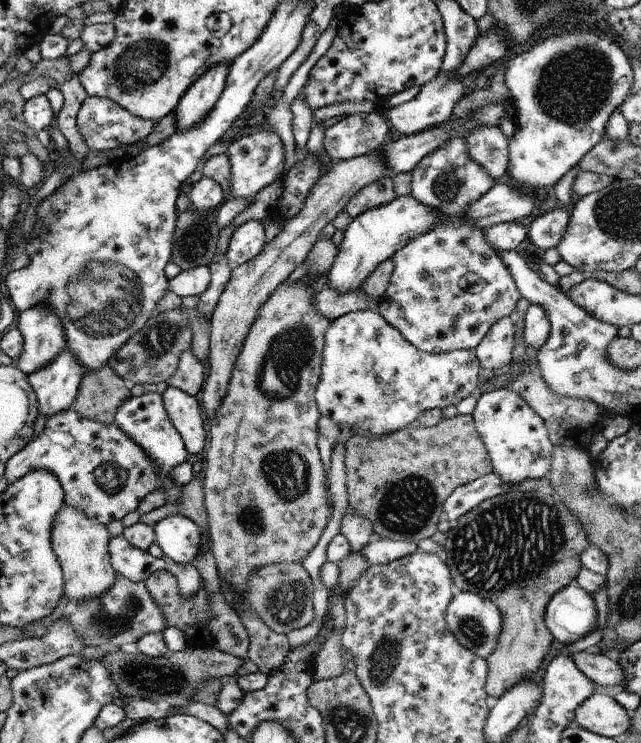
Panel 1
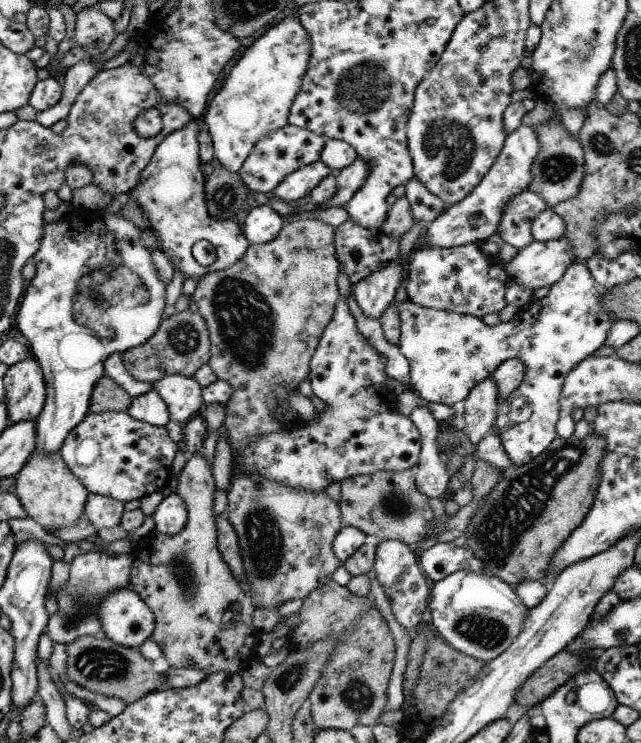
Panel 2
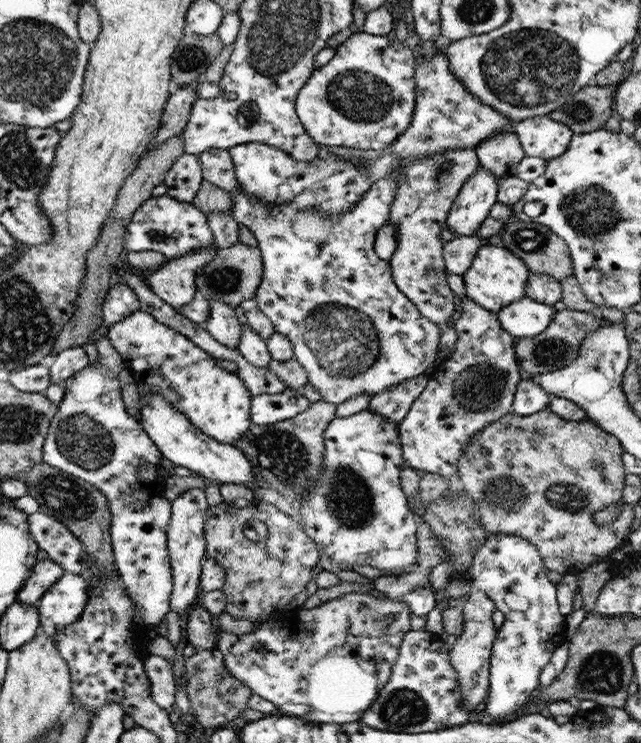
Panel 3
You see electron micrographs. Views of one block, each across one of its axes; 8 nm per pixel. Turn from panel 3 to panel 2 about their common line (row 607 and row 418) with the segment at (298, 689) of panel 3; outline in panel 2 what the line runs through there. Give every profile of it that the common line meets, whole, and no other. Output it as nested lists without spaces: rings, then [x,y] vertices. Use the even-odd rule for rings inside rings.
[[[339,296],[334,315],[325,332],[322,332],[319,346],[310,364],[309,381],[314,395],[327,406],[324,412],[317,412],[317,422],[283,426],[279,432],[259,437],[254,445],[249,445],[240,459],[234,459],[232,477],[235,470],[247,473],[260,473],[270,481],[303,489],[306,491],[325,491],[332,482],[341,483],[345,479],[359,475],[372,475],[379,471],[406,471],[419,464],[421,437],[409,417],[393,412],[397,397],[387,393],[383,386],[388,376],[383,371],[386,358],[374,349],[360,334],[356,320],[350,313],[344,297]]]

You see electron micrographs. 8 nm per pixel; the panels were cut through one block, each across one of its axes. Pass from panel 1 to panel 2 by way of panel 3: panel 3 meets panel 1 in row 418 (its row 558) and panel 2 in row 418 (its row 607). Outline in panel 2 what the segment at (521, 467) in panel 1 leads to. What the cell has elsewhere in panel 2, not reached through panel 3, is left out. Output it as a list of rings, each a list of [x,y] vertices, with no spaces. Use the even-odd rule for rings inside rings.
[[[579,261],[572,263],[571,266],[566,270],[566,273],[562,276],[562,279],[550,286],[550,292],[548,292],[547,296],[540,298],[540,300],[536,300],[536,302],[530,300],[525,306],[519,308],[518,312],[514,314],[514,318],[512,318],[512,320],[509,322],[500,322],[494,327],[487,326],[482,319],[471,315],[462,315],[459,313],[450,313],[437,309],[425,308],[419,306],[418,304],[412,303],[409,299],[406,299],[405,302],[400,304],[399,310],[400,320],[402,321],[400,326],[402,333],[400,336],[400,342],[398,342],[397,346],[404,357],[406,357],[406,360],[408,360],[410,363],[410,383],[412,390],[414,390],[423,400],[426,400],[428,403],[432,402],[451,406],[461,405],[461,403],[468,397],[470,390],[482,380],[490,377],[503,361],[517,357],[519,360],[522,360],[522,363],[526,368],[524,381],[522,382],[521,386],[518,386],[518,388],[516,388],[516,390],[514,390],[507,397],[505,401],[502,401],[499,404],[497,418],[495,419],[493,425],[493,430],[499,435],[506,455],[516,467],[523,466],[524,464],[535,460],[538,456],[540,456],[540,454],[542,454],[542,452],[545,452],[550,447],[550,444],[557,438],[557,423],[559,420],[559,393],[561,392],[561,387],[563,386],[563,381],[565,380],[566,374],[568,374],[568,372],[570,372],[570,370],[576,364],[579,364],[582,360],[590,357],[594,352],[605,346],[606,340],[608,339],[610,330],[613,326],[613,321],[615,320],[613,315],[603,306],[603,292],[596,285],[596,282],[591,276],[591,273],[588,271],[587,266],[582,265]]]

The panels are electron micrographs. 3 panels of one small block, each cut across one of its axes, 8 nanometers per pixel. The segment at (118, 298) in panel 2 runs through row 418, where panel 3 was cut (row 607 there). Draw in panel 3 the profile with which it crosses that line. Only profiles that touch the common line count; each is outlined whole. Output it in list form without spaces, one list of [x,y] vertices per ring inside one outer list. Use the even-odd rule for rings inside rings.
[[[64,573],[36,606],[41,614],[41,630],[59,636],[85,612],[89,604],[87,581],[81,575]]]

